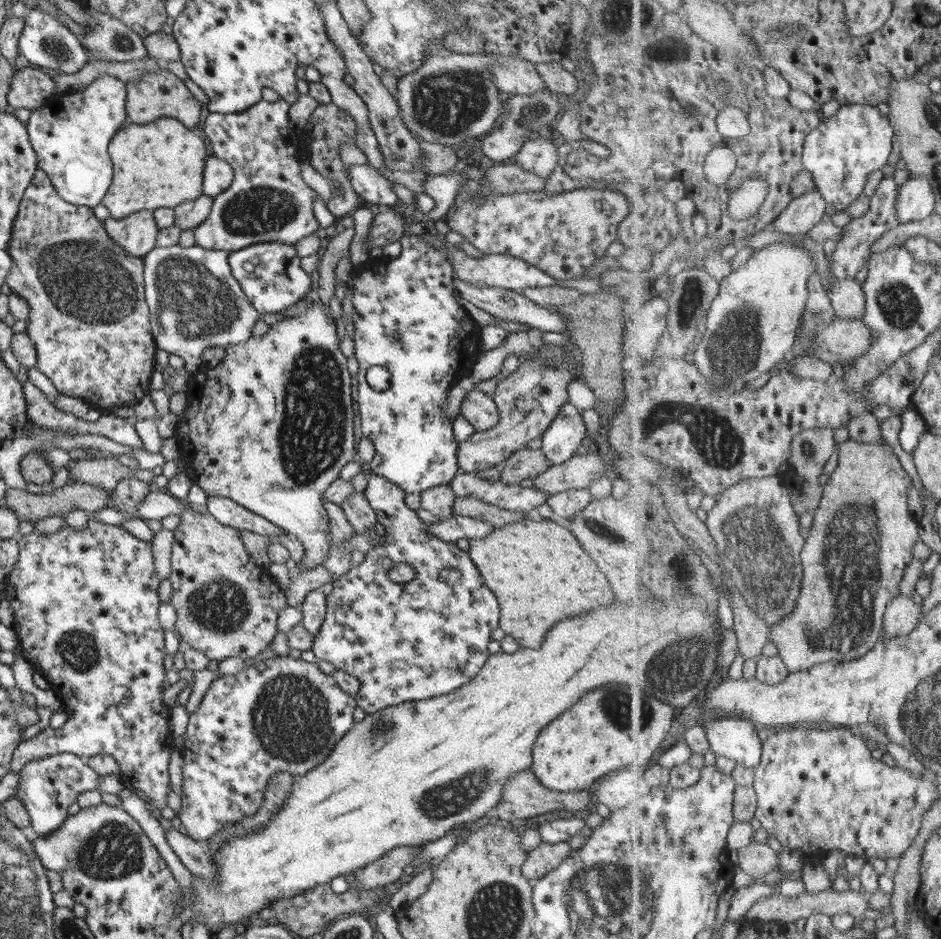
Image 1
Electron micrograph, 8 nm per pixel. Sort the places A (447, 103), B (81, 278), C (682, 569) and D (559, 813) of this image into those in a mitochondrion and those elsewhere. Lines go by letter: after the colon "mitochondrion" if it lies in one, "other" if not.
A: mitochondrion
B: mitochondrion
C: mitochondrion
D: other

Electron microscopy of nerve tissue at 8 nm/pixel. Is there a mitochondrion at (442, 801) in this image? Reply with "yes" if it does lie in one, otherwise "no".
yes

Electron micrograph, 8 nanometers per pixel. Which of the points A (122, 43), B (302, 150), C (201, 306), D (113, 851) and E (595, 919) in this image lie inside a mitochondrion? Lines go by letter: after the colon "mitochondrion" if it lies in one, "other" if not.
A: mitochondrion
B: other
C: mitochondrion
D: mitochondrion
E: mitochondrion

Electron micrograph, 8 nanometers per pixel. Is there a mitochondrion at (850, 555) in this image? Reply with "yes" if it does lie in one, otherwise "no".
yes

